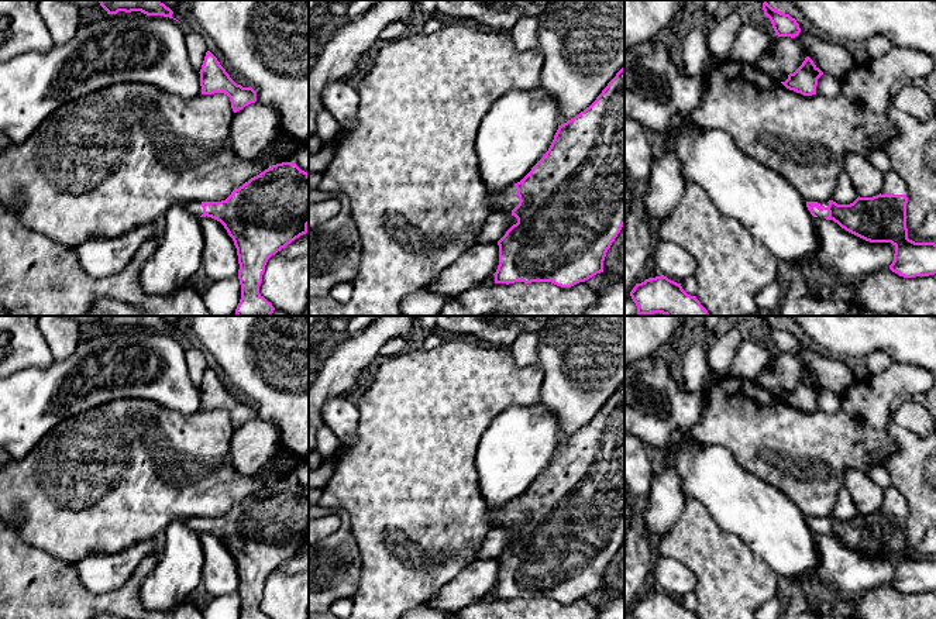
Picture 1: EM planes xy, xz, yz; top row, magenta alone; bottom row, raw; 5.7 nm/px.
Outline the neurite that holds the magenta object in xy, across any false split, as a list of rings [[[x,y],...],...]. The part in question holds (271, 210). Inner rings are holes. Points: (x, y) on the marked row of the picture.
[[[295,162],[272,165],[251,178],[221,202],[202,202],[203,214],[220,221],[233,238],[238,255],[241,299],[237,316],[271,316],[275,310],[261,293],[268,259],[309,231],[309,173]]]

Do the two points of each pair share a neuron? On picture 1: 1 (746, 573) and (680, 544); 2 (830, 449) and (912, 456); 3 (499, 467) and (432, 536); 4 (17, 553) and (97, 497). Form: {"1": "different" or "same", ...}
{"1": "same", "2": "different", "3": "different", "4": "different"}

